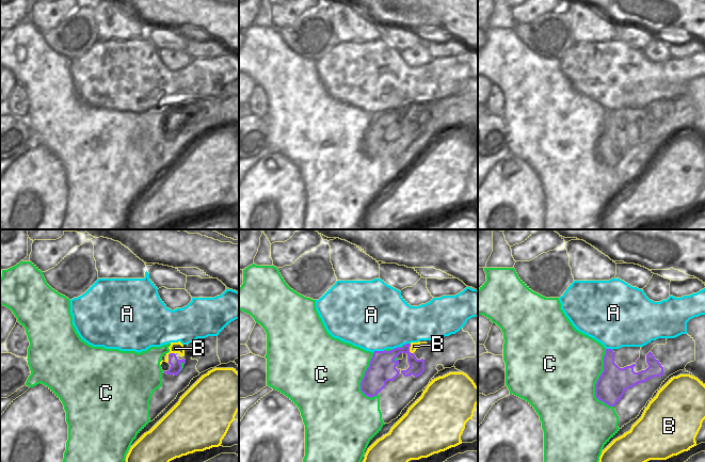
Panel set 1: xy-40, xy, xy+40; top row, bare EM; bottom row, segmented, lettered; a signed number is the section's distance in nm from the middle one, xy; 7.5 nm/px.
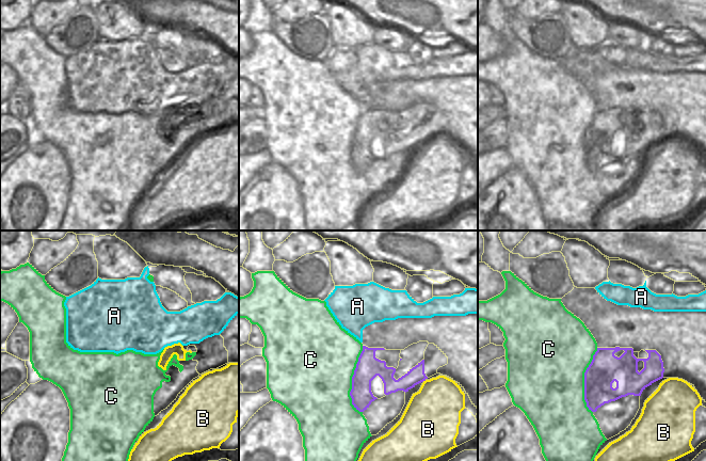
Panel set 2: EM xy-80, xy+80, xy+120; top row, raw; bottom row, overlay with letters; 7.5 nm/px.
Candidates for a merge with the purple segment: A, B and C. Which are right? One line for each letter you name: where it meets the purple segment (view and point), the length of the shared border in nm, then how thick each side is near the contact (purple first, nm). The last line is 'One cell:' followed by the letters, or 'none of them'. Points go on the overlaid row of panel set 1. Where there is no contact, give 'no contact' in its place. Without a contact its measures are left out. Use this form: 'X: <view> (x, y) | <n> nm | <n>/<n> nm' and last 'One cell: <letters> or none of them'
B: xy-40 (169, 355) | 90 nm | 90/80 nm
One cell: B

